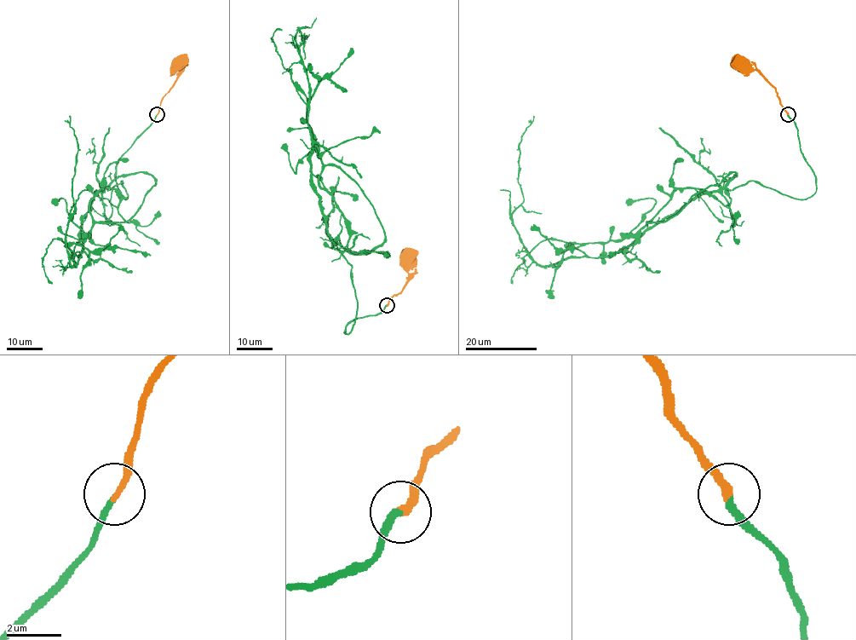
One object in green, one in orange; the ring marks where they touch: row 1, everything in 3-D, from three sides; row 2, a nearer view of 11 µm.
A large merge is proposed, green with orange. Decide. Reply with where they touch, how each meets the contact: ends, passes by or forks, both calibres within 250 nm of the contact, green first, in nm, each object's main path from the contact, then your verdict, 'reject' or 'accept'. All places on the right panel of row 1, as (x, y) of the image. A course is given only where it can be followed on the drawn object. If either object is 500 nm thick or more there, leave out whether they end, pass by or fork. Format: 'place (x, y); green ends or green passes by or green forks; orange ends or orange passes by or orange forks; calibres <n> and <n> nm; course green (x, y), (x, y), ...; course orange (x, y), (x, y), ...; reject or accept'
place (788, 114); green ends; orange ends; calibres 240 and 260 nm; course green (788, 113), (815, 177), (806, 198), (754, 181), (698, 193), (628, 247), (548, 265), (512, 221), (534, 115); course orange (788, 113), (776, 89), (766, 78), (756, 70), (738, 68), (736, 63); accept

